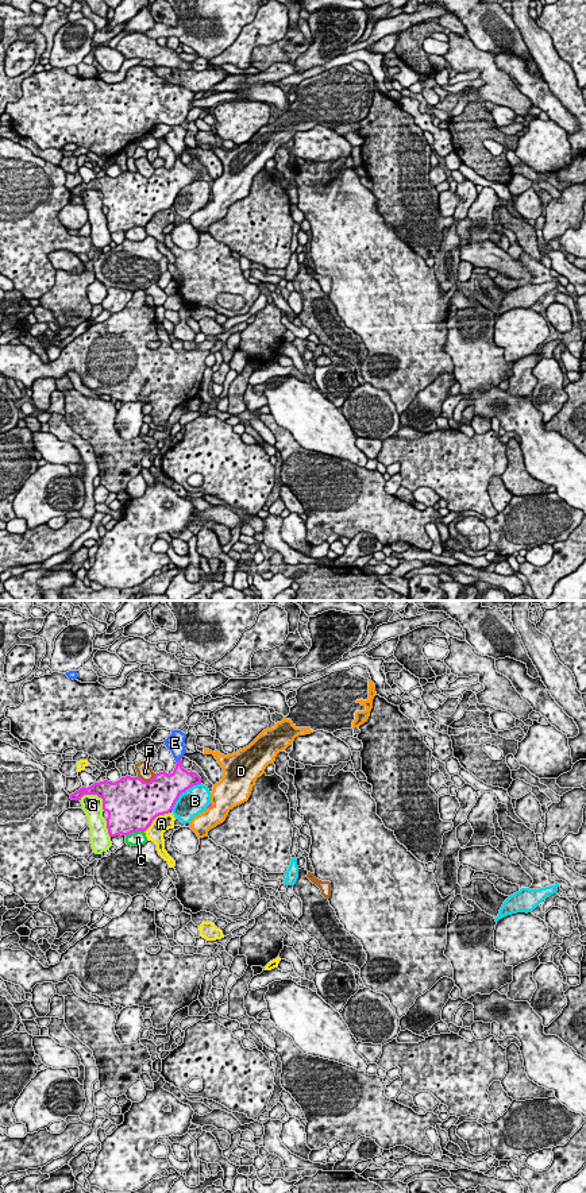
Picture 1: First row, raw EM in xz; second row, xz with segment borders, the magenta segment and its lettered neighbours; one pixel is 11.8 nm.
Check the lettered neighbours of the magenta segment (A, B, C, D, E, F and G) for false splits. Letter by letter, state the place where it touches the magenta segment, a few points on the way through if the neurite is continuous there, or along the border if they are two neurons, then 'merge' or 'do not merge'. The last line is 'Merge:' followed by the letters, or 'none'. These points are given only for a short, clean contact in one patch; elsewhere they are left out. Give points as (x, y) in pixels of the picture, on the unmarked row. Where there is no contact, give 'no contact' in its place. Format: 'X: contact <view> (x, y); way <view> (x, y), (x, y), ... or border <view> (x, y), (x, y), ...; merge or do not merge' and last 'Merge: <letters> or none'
A: contact xz (155, 212); do not merge
B: contact xz (182, 186); do not merge
C: contact xz (134, 227); do not merge
D: contact xz (209, 201); do not merge
E: contact xz (178, 155); border xz (180, 154), (176, 157); do not merge
F: contact xz (146, 177); border xz (155, 169), (147, 177), (138, 172); do not merge
G: contact xz (96, 189); do not merge
Merge: none

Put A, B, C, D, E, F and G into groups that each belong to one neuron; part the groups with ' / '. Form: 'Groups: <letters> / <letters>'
Groups: A / B / C / D / E / F / G

